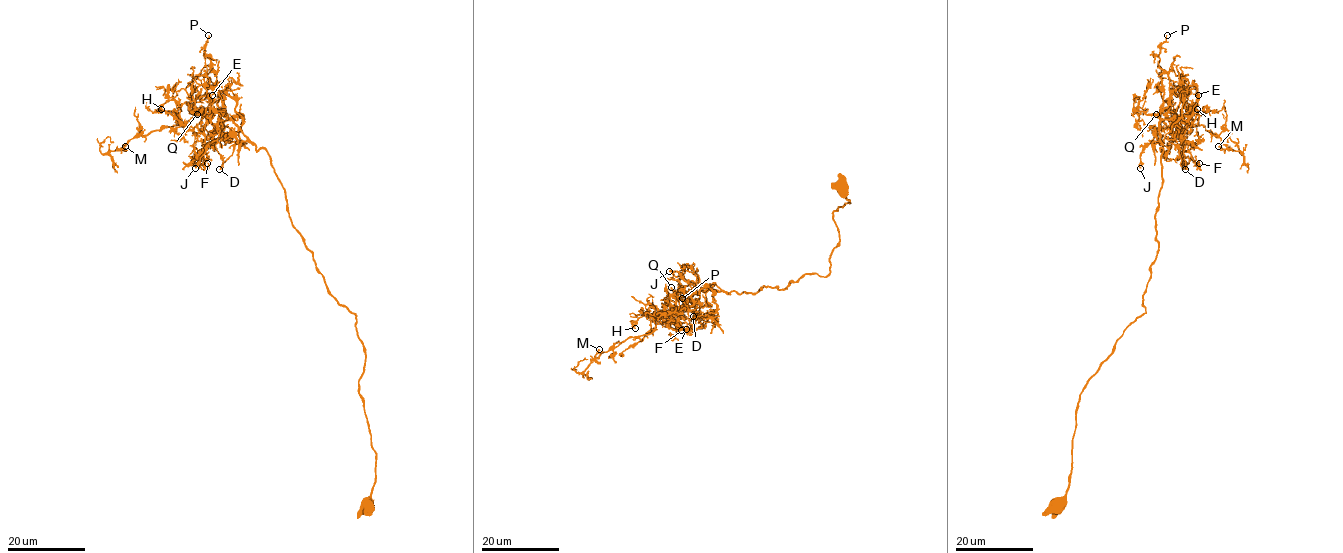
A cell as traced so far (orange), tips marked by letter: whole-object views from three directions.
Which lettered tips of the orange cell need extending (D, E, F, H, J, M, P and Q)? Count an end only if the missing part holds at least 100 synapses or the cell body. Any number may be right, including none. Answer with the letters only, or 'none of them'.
none of them

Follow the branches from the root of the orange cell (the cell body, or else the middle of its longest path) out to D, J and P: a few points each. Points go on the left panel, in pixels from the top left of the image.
D: (295, 230), (268, 152), (256, 149), (231, 120), (226, 120), (212, 137), (235, 142), (233, 153), (219, 169)
J: (295, 230), (268, 152), (256, 149), (231, 120), (224, 122), (220, 136), (195, 168)
P: (295, 230), (268, 152), (255, 148), (209, 85), (203, 53), (208, 35)

